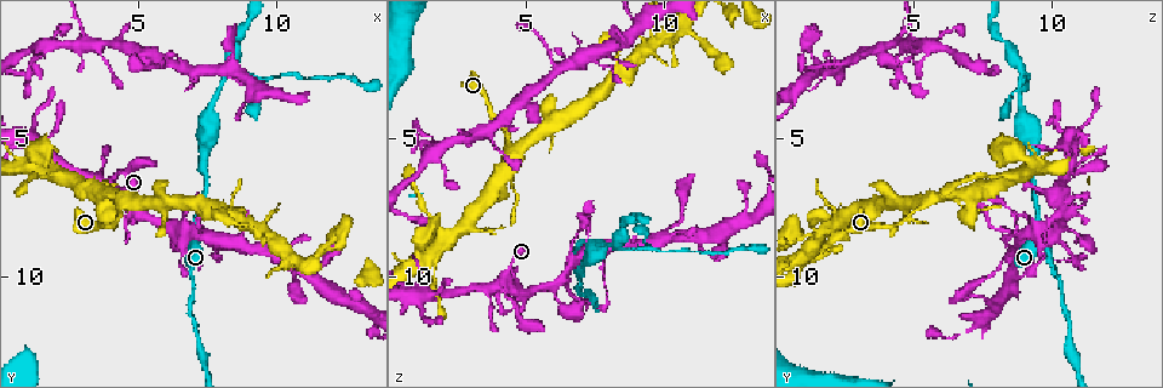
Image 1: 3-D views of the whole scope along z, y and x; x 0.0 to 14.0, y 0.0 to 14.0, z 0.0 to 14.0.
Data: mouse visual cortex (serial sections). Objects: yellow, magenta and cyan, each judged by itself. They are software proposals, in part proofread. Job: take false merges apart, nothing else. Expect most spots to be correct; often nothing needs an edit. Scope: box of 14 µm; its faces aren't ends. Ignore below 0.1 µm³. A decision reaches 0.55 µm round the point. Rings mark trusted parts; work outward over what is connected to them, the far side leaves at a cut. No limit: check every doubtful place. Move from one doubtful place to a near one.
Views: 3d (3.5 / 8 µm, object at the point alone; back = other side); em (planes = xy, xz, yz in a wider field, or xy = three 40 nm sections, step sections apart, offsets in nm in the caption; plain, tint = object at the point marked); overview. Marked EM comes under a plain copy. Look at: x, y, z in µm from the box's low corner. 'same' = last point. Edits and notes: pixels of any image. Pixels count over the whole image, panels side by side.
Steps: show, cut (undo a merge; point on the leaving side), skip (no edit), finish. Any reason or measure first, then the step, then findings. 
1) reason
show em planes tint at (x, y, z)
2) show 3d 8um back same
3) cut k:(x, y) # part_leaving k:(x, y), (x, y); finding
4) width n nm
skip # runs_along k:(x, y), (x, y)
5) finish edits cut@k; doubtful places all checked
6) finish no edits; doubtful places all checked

two arms in line, one across
show 3d 3.5um back at (7.0, 8.4, 9.7)

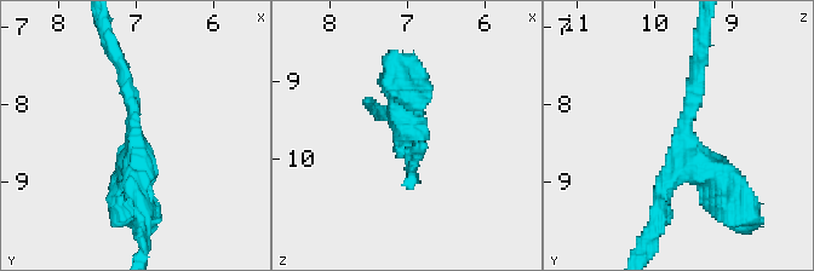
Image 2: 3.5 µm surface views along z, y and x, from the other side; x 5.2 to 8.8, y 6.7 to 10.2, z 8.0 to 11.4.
arms 3; arm_widths 200, 250, 350 nm
show em xy step 3 tint at (7.05, 8.40, 9.65)

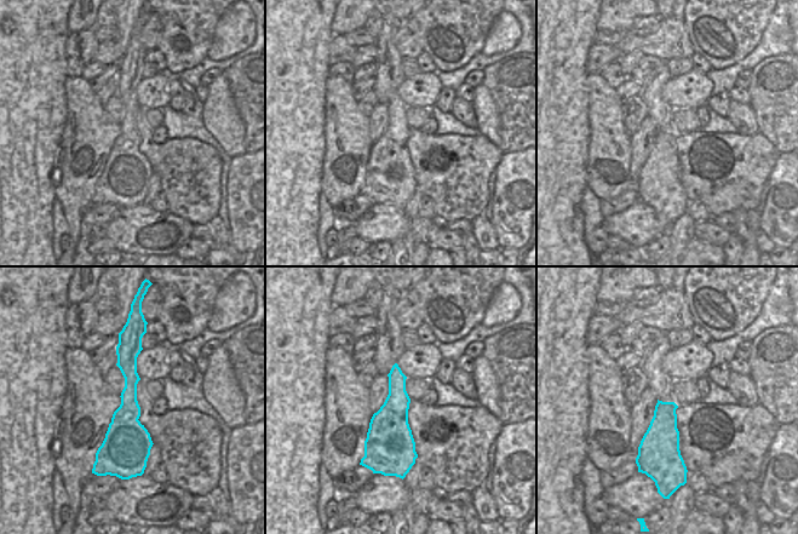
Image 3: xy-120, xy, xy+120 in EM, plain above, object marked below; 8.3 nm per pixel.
width 340 nm
skip # runs_along 2:(731, 192), (684, 137), (699, 59); all the same cell

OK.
three-way junction
show 3d 8um at (8.3, 2.5, 9.0)

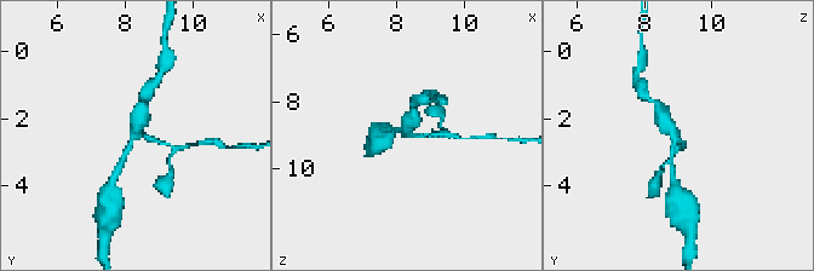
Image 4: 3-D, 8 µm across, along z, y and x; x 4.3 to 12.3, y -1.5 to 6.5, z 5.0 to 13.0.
show 3d 3.5um at (8.3, 2.4, 8.9)

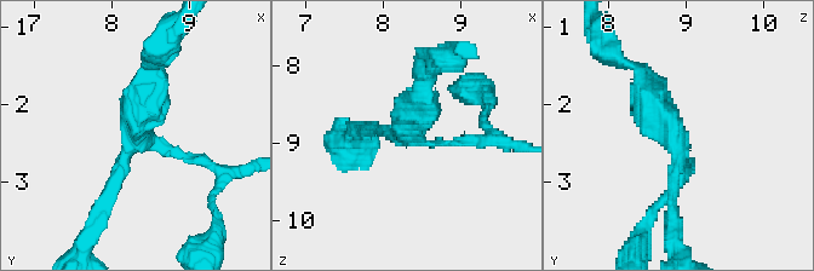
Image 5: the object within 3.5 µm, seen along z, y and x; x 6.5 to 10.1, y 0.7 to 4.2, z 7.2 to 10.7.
arms 3; arm_widths 100, 150, 450 nm; shape alone is not enough
show em xy step 1 tint at (8.35, 2.50, 8.90)

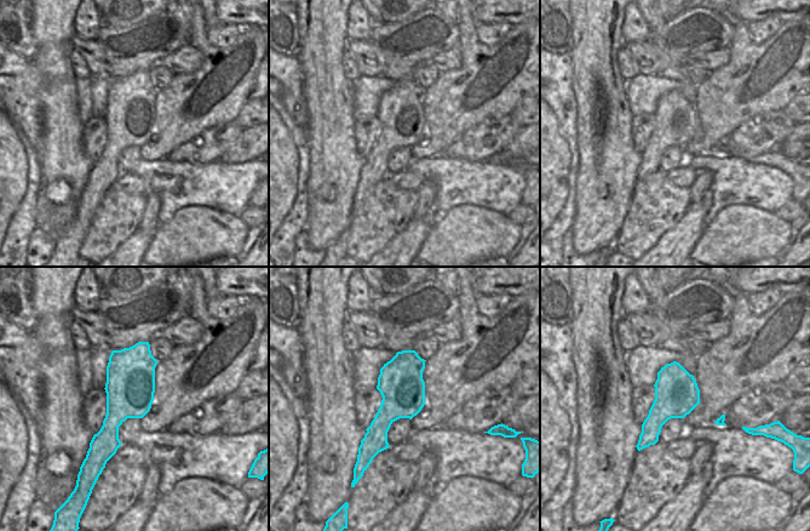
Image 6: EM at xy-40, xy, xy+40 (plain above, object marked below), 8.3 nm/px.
skip # runs_along 5:(101, 211), (137, 144), (153, 74); all the same cell

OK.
thin neck
show 3d 3.5um at (9.5, 2.9, 9.0)

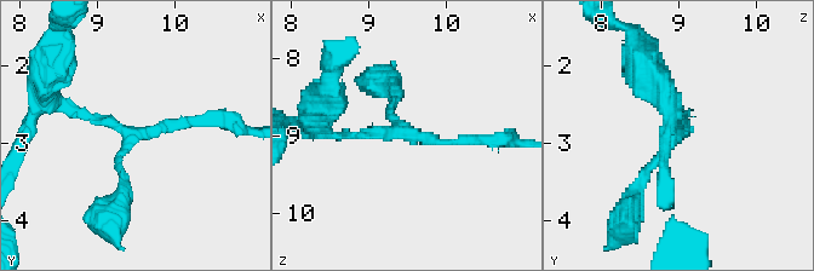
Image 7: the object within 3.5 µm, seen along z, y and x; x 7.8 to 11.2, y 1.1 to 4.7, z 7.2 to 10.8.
show em xy step 5 tint at (9.40, 2.85, 8.95)

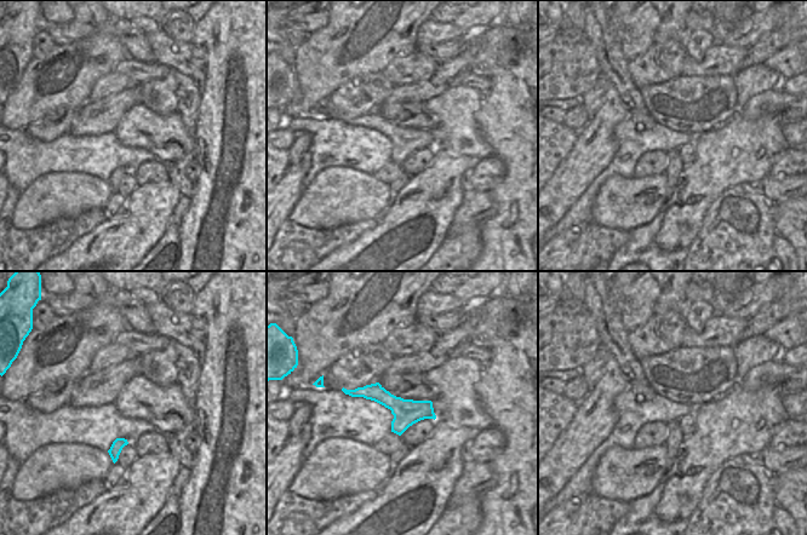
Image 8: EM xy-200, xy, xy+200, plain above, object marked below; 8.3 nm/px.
skip # runs_along 7:(56, 105), (126, 132), (212, 120); all the same cell

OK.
finish no edits; doubtful places all checked

